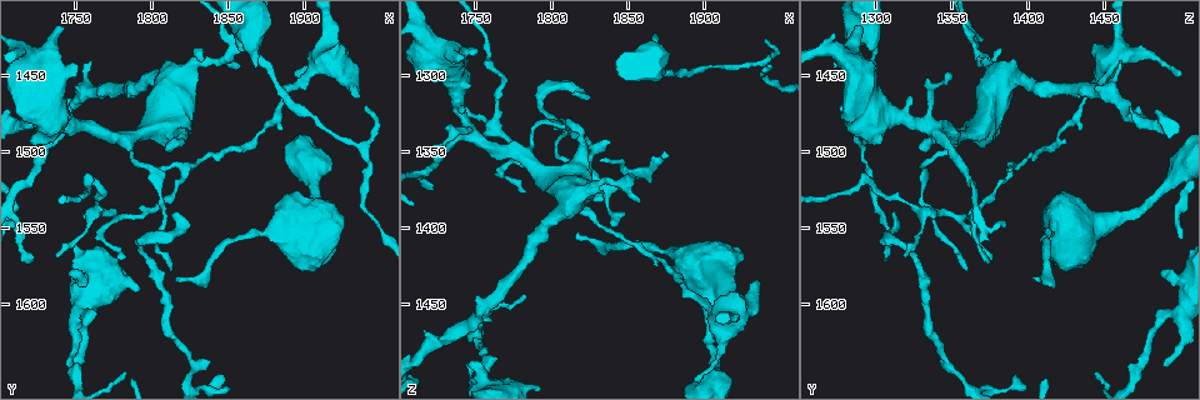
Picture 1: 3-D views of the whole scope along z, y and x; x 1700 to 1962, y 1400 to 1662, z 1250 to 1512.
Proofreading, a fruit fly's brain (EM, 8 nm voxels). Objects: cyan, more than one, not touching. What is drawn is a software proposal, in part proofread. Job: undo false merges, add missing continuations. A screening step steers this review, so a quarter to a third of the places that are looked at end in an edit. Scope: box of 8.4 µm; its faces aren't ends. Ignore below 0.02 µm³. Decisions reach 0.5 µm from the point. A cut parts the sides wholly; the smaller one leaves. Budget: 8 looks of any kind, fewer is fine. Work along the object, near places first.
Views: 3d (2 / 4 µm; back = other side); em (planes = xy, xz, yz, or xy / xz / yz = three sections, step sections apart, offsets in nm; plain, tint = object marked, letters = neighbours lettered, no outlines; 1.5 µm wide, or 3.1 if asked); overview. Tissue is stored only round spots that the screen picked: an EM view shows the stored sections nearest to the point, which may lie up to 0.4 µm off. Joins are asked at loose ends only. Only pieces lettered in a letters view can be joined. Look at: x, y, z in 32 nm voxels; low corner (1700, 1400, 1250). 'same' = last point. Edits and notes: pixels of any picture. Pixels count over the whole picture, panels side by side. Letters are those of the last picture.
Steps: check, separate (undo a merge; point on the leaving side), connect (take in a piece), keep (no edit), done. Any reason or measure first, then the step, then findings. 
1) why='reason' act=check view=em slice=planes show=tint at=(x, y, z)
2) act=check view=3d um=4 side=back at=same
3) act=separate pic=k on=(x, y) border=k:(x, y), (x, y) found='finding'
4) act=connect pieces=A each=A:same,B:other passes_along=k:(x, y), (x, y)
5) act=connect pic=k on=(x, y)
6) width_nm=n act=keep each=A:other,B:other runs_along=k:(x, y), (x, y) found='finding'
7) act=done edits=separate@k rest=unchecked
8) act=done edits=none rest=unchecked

why='an open end' act=check view=3d um=4 at=(1722, 1494, 1302)

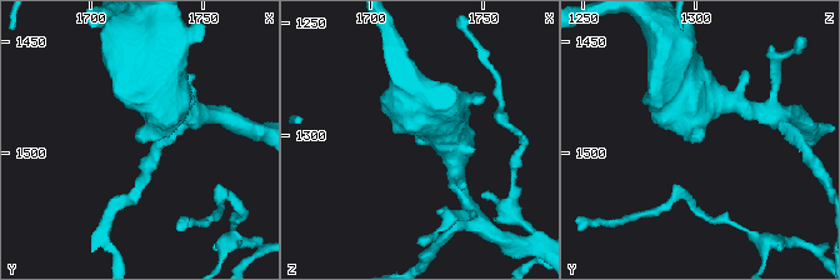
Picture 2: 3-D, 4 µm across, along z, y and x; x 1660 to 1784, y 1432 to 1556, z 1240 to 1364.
act=check view=em slice=planes show=tint at=(1721, 1494, 1302)

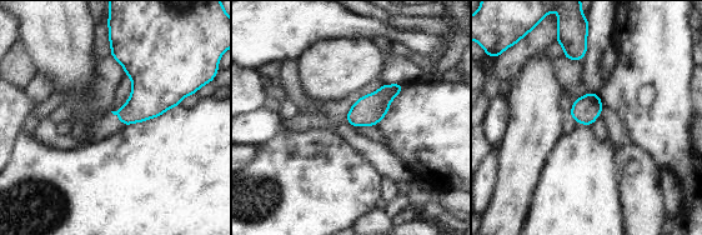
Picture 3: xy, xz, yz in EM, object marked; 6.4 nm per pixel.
why='see the neighbours' act=check view=em slice=planes show=letters at=same

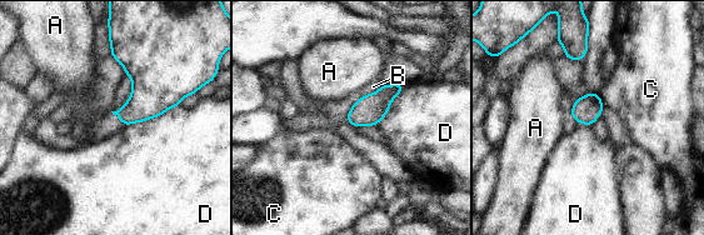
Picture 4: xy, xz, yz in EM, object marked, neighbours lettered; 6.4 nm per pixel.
longest_contact=D:380nm act=keep each=A:other,B:other,C:other,D:other border=4:(179, 104), (156, 116), (125, 126) found='no lettered piece goes on from it'

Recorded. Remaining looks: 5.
why='branch stops here' act=check view=3d um=2 at=(1812, 1540, 1314)

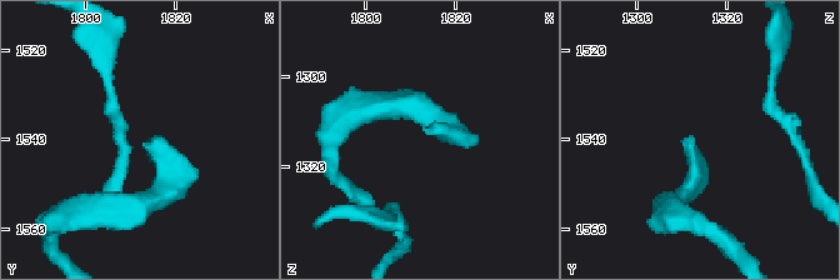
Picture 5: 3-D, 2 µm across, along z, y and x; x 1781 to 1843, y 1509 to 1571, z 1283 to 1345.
act=check view=em slice=planes show=tint at=(1813, 1540, 1313)

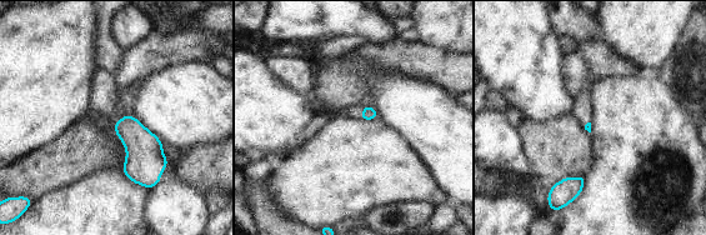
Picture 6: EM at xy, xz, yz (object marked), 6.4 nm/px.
why='what lies round it' act=check view=em slice=planes show=letters at=same

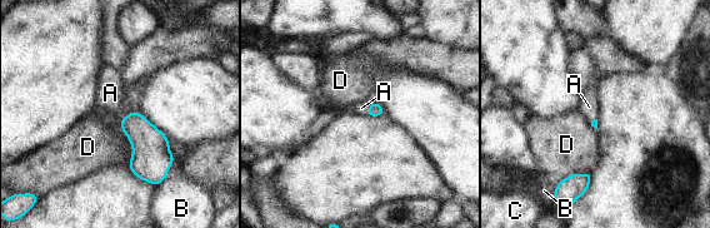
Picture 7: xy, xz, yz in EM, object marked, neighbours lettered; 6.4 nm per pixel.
act=connect pieces=A each=A:same,B:other,C:other,D:other passes_along=7:(150, 147), (128, 115), (110, 93) found='the neuron continues'

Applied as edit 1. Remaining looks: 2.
why='redraw' act=check view=overview

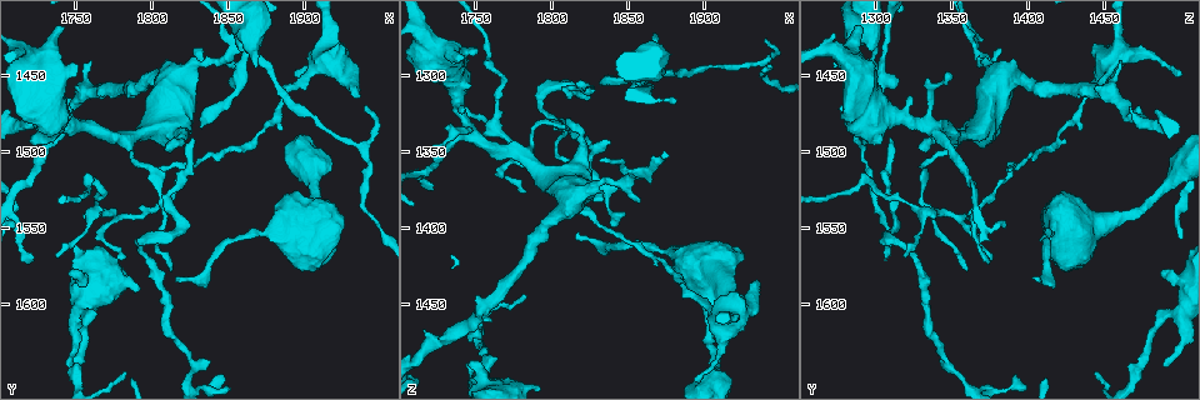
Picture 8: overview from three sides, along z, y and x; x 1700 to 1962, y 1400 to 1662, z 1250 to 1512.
why='tapers out' act=check view=em slice=planes show=letters at=(1940, 1470, 1278)

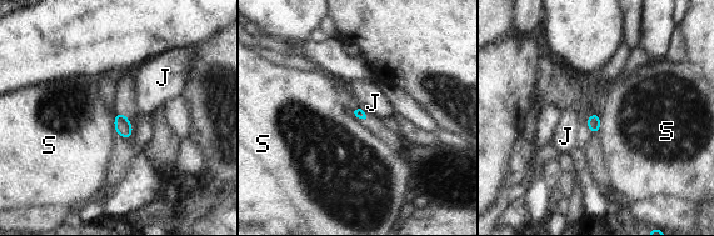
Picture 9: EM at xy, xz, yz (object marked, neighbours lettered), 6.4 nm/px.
act=keep each=J:other,S:other border=9:(116, 114), (114, 120), (115, 132) found='none of them fits'

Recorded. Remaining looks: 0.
act=done edits=connect@7 rest=unchecked

